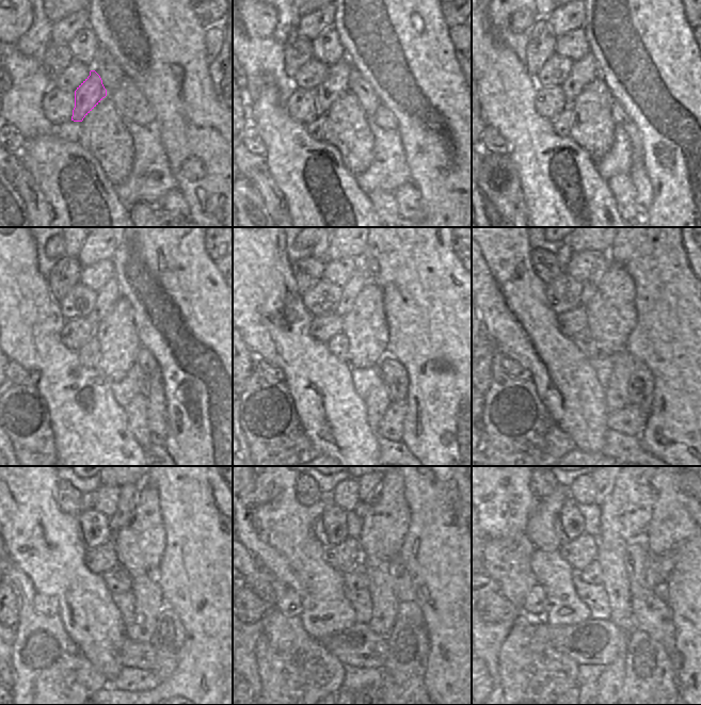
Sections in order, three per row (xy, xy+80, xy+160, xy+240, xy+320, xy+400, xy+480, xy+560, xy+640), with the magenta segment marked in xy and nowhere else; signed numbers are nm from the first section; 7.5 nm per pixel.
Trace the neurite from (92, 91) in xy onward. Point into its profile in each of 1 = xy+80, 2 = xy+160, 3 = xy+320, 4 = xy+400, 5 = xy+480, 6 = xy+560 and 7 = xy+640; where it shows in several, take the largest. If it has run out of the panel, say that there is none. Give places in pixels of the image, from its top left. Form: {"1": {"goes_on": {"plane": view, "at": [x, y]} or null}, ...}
{"1": {"goes_on": {"plane": "xy+80", "at": [335, 84]}}, "2": {"goes_on": {"plane": "xy+160", "at": [583, 71]}}, "3": {"goes_on": {"plane": "xy+320", "at": [349, 292]}}, "4": {"goes_on": {"plane": "xy+400", "at": [590, 287]}}, "5": {"goes_on": {"plane": "xy+480", "at": [129, 493]}}, "6": {"goes_on": {"plane": "xy+560", "at": [367, 487]}}, "7": {"goes_on": {"plane": "xy+640", "at": [603, 487]}}}

